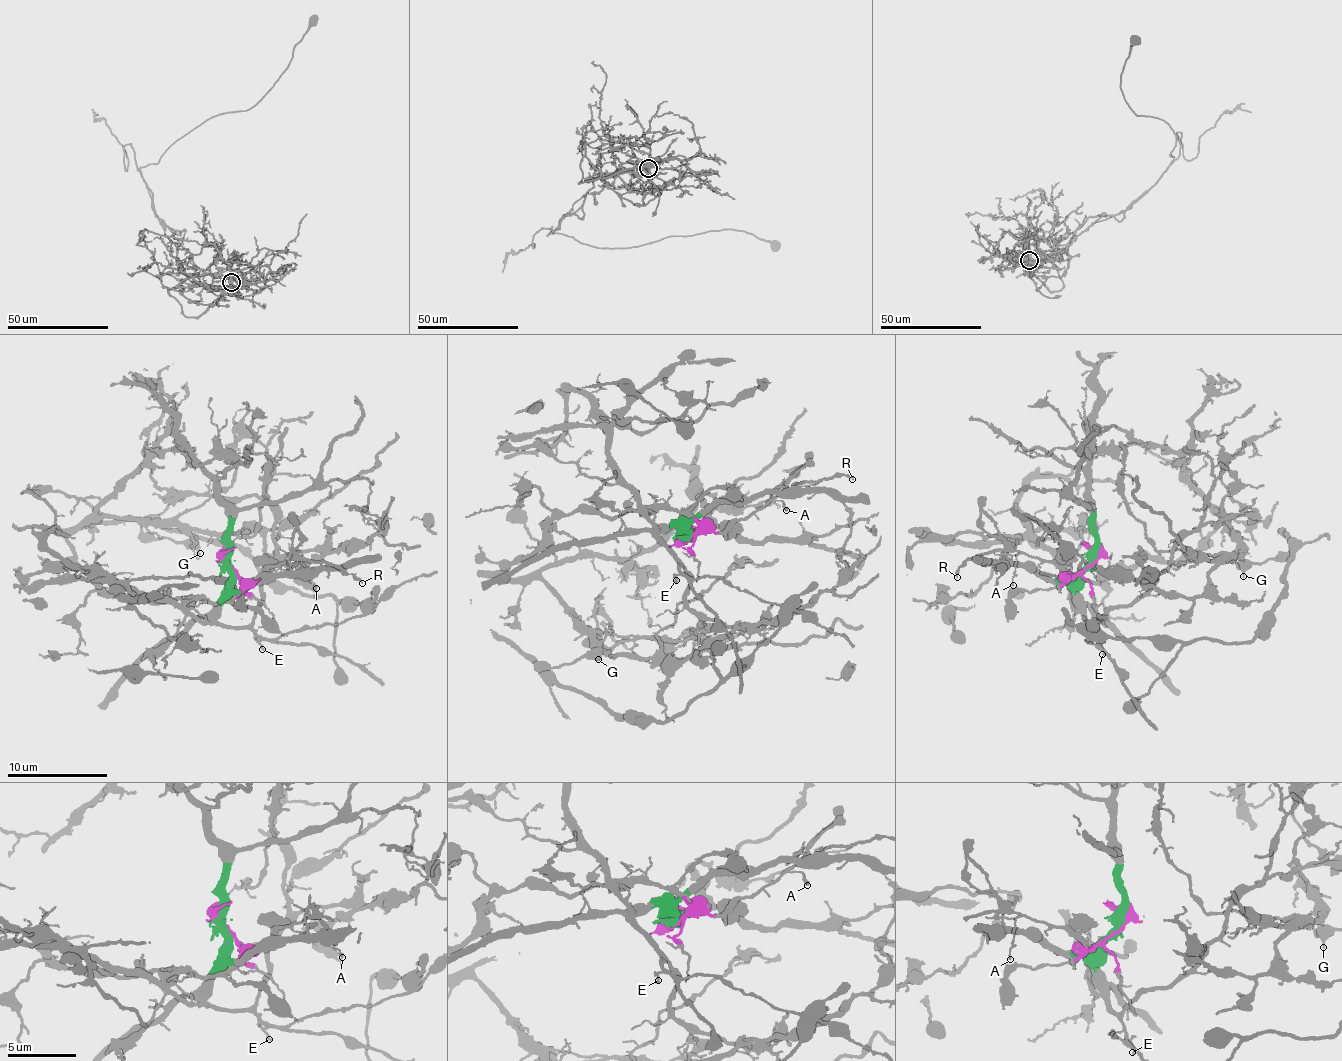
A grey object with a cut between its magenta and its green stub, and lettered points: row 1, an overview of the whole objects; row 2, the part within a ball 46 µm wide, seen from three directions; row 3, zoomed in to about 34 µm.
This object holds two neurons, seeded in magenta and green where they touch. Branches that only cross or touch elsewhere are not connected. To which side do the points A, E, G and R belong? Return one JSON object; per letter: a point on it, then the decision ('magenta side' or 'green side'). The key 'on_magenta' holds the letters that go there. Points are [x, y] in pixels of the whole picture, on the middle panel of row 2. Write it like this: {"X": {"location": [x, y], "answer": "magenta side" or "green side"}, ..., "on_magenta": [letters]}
{"A": {"location": [786, 510], "answer": "magenta side"}, "E": {"location": [676, 580], "answer": "green side"}, "G": {"location": [598, 659], "answer": "green side"}, "R": {"location": [852, 479], "answer": "magenta side"}, "on_magenta": ["A", "R"]}

